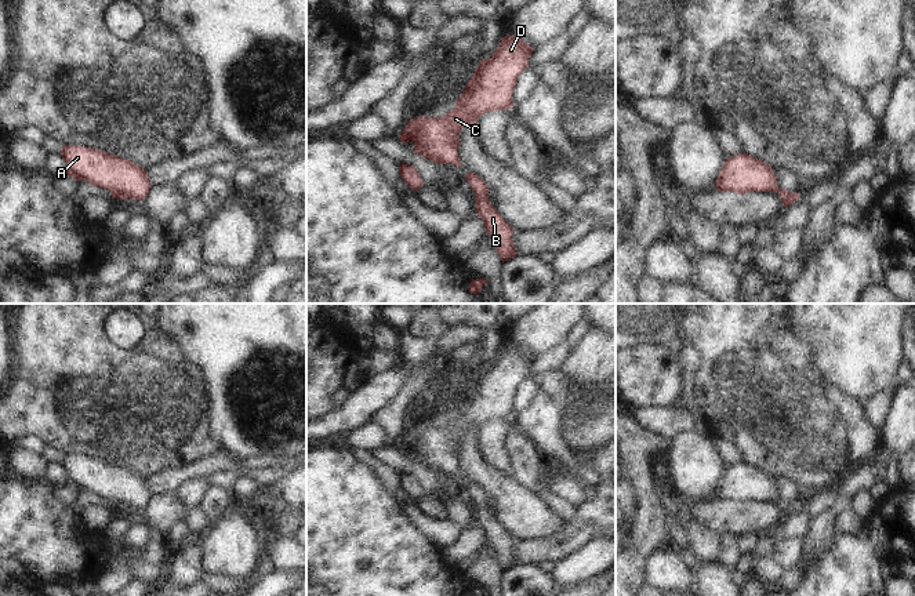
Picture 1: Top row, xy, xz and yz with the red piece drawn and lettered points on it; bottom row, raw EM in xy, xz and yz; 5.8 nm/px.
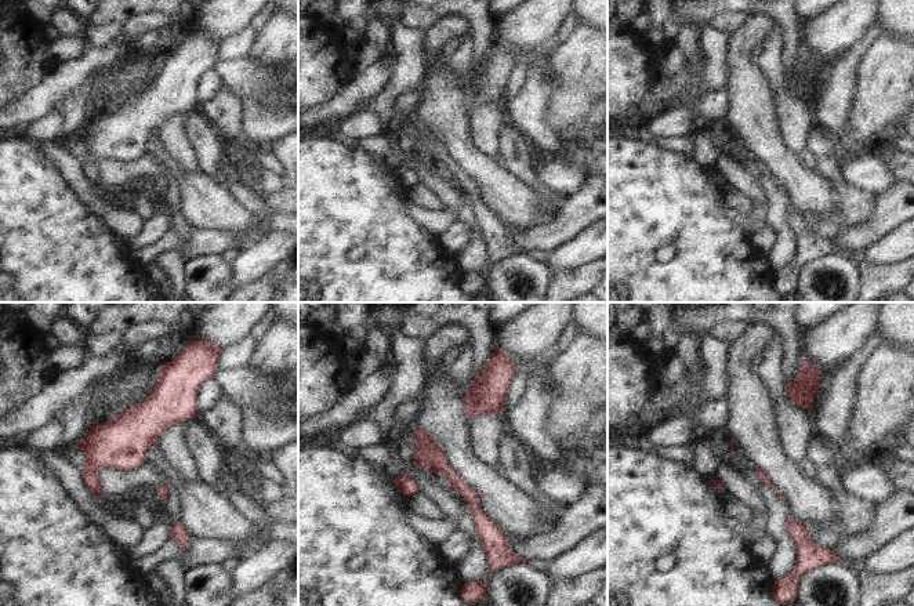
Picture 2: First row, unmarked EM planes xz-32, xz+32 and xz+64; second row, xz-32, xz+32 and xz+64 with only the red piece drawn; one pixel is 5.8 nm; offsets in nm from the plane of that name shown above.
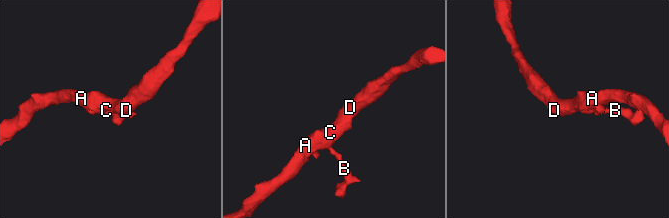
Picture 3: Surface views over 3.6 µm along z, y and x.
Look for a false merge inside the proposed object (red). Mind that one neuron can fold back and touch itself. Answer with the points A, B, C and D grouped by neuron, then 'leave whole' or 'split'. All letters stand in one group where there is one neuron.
groups A B C D; leave whole

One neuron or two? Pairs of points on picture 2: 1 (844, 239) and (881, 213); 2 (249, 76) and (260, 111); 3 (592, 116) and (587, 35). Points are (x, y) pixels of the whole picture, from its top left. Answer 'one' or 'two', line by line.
1: one
2: one
3: two

